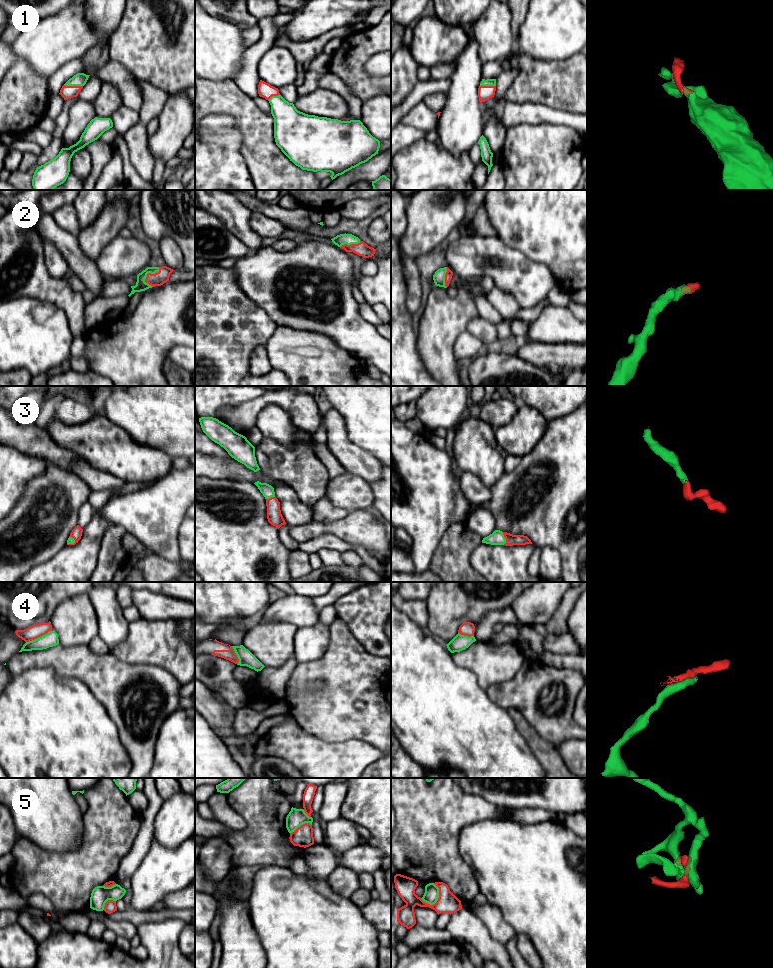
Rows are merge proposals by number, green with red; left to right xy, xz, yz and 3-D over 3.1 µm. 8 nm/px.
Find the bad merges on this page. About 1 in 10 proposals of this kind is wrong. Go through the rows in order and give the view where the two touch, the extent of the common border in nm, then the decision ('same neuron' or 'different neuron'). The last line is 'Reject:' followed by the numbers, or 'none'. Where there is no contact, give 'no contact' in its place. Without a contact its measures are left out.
1: contact in xy; length 150 nm; same neuron
2: contact in xy; length 170 nm; same neuron
3: contact in yz; length 110 nm; same neuron
4: contact in xy; length 240 nm; different neuron
5: contact in yz; length 190 nm; different neuron
Reject: 4, 5

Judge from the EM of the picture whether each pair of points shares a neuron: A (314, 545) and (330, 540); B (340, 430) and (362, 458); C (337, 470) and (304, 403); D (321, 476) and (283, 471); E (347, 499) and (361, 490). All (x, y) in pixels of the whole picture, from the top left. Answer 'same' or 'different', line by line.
A: same
B: same
C: different
D: same
E: same

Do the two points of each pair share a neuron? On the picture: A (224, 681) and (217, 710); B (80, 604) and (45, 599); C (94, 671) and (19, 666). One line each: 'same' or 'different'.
A: different
B: different
C: same

